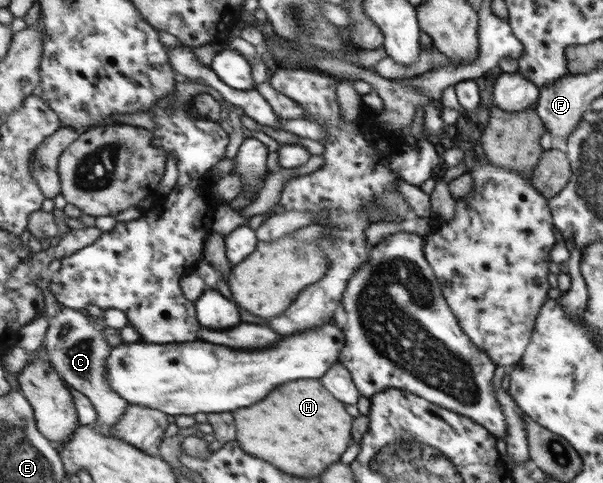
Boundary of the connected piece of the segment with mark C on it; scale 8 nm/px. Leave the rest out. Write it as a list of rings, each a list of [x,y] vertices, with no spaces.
[[[57,301],[55,304],[47,304],[47,316],[51,322],[44,342],[43,354],[49,357],[51,364],[54,364],[55,370],[63,376],[73,390],[77,390],[94,404],[98,417],[95,428],[103,432],[107,437],[113,437],[113,427],[119,423],[121,417],[129,409],[129,402],[121,398],[109,384],[109,370],[107,370],[107,361],[109,361],[112,346],[105,340],[101,327],[89,323],[89,318],[85,311],[69,308]]]

